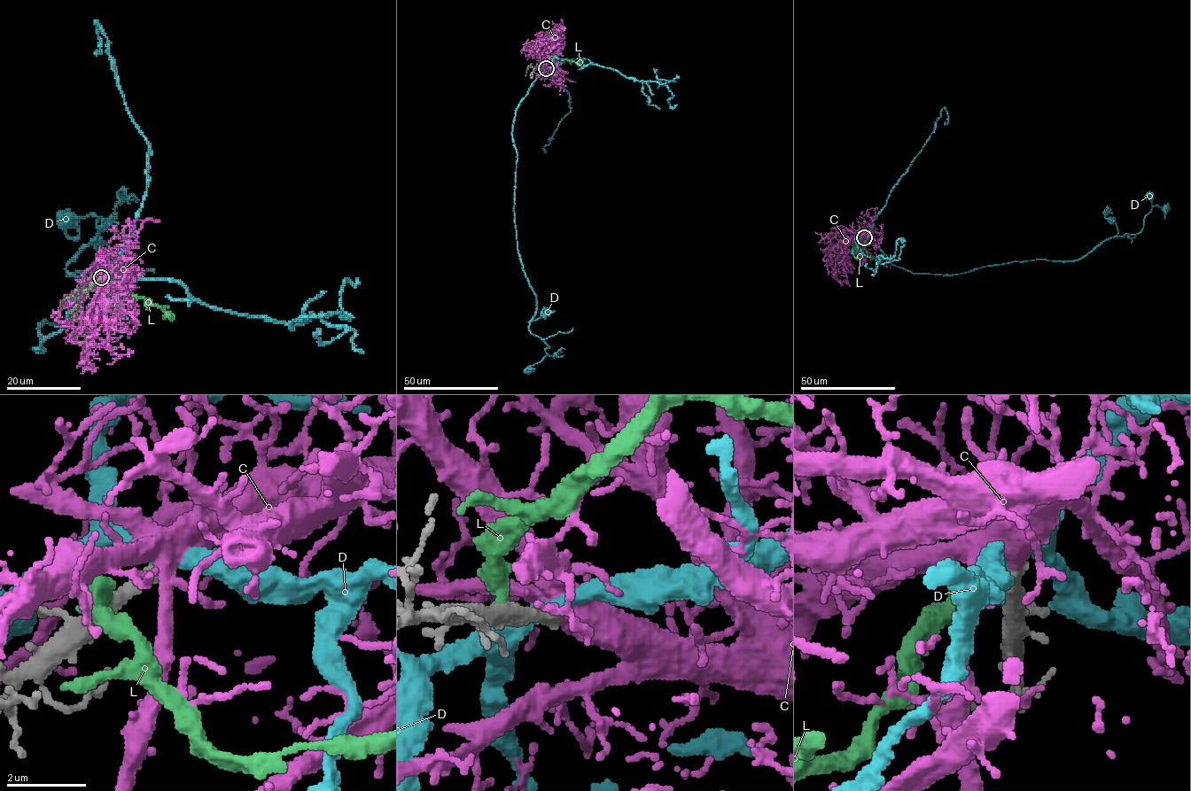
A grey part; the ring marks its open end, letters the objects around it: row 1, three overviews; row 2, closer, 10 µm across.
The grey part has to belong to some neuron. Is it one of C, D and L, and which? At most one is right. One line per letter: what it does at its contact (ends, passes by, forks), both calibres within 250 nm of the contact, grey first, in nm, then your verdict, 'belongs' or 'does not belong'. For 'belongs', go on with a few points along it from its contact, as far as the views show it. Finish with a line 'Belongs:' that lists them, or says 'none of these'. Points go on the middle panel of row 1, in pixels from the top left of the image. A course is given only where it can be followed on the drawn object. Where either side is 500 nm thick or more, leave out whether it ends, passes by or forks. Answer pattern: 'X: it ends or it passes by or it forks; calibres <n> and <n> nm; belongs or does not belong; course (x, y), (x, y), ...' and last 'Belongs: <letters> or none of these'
C: calibres 400 and 600 nm; belongs; course (546, 68), (553, 66), (549, 48), (542, 40), (539, 41), (541, 45), (536, 46)
D: it passes by; calibres 400 and 400 nm; does not belong
L: it ends; calibres 360 and 420 nm; does not belong
Belongs: C

